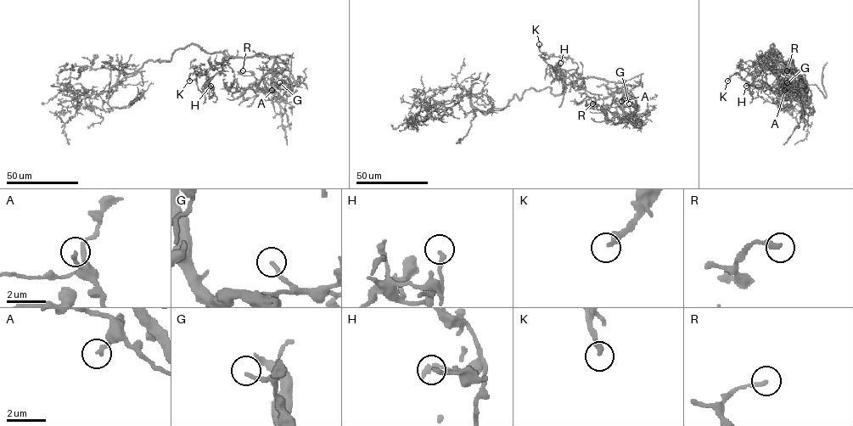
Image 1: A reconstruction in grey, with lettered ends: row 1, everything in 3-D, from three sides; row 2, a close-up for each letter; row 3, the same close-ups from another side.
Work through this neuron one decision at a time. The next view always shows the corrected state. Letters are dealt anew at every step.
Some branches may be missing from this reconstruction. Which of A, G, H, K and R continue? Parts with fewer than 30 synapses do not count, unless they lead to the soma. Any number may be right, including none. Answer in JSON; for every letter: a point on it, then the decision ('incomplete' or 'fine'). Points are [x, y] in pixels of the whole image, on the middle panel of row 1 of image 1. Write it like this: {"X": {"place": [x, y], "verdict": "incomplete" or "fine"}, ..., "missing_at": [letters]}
{"A": {"place": [621, 101], "verdict": "fine"}, "G": {"place": [629, 103], "verdict": "fine"}, "H": {"place": [560, 63], "verdict": "fine"}, "K": {"place": [539, 44], "verdict": "fine"}, "R": {"place": [592, 103], "verdict": "fine"}, "missing_at": []}

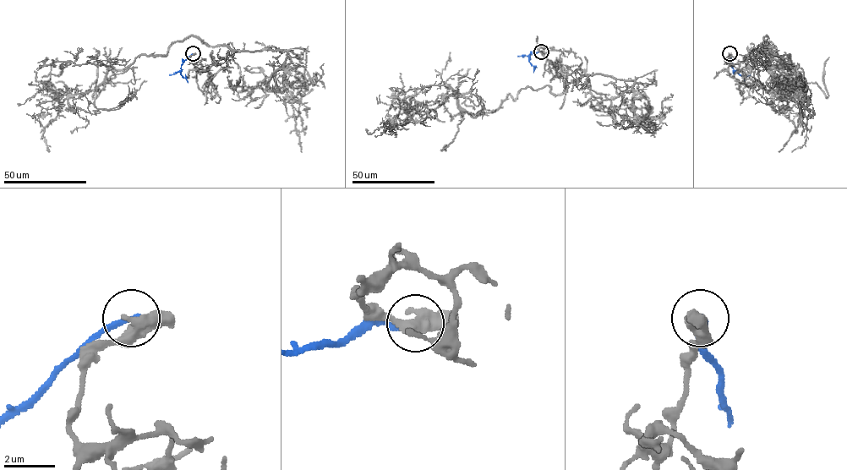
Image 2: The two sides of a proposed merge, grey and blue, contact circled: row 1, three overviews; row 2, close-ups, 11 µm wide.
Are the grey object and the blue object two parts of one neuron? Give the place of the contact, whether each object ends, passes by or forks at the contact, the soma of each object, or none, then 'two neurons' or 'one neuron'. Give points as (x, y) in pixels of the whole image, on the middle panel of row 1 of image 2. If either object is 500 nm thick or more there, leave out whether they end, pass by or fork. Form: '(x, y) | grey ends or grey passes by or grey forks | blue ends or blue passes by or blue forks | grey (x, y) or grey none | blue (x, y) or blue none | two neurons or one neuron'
(541, 51) | grey none | blue none | two neurons

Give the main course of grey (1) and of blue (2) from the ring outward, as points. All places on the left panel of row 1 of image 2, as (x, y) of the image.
1: (193, 53), (212, 74), (233, 55), (194, 36), (139, 55), (101, 90), (64, 100), (45, 128), (50, 151)
2: (193, 53), (181, 66), (181, 74), (183, 77), (185, 74)

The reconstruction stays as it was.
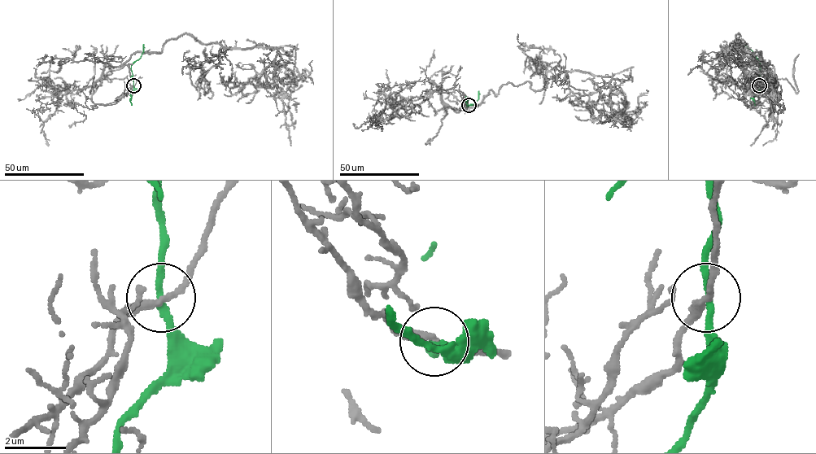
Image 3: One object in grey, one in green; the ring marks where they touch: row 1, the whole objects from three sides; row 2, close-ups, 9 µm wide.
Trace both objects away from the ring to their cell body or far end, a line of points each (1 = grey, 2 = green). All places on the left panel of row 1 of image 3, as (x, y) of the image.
1: (133, 85), (112, 102), (92, 100), (109, 72), (183, 34), (276, 48), (273, 84), (291, 146)
2: (133, 85), (131, 65), (141, 56), (144, 45)

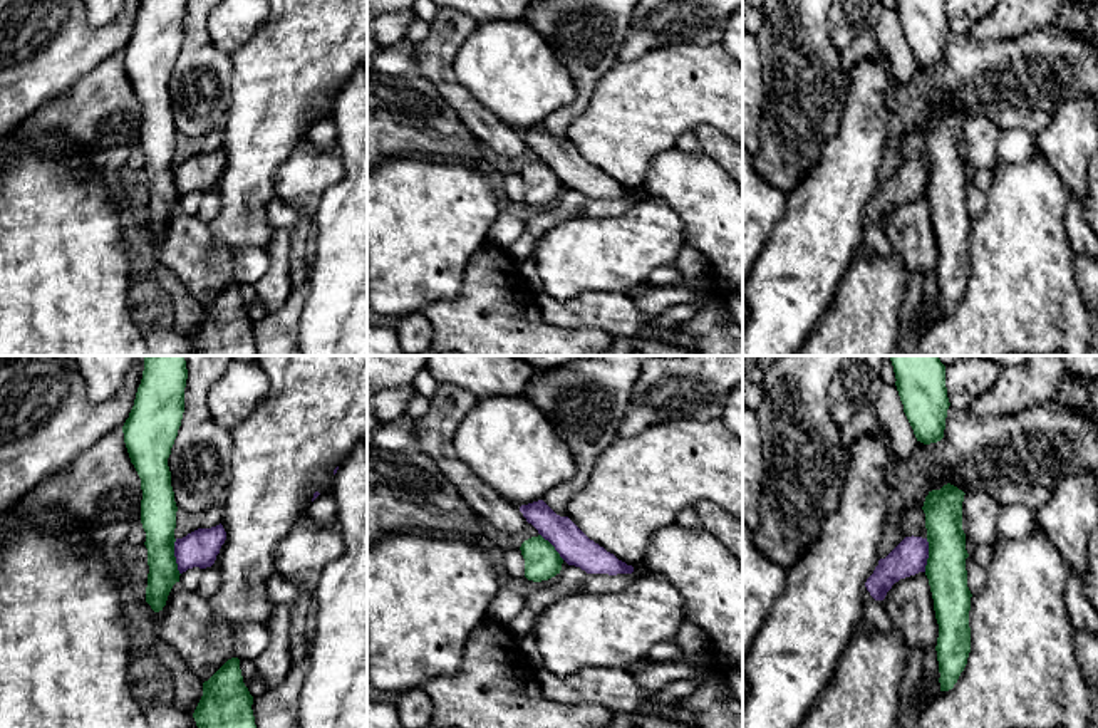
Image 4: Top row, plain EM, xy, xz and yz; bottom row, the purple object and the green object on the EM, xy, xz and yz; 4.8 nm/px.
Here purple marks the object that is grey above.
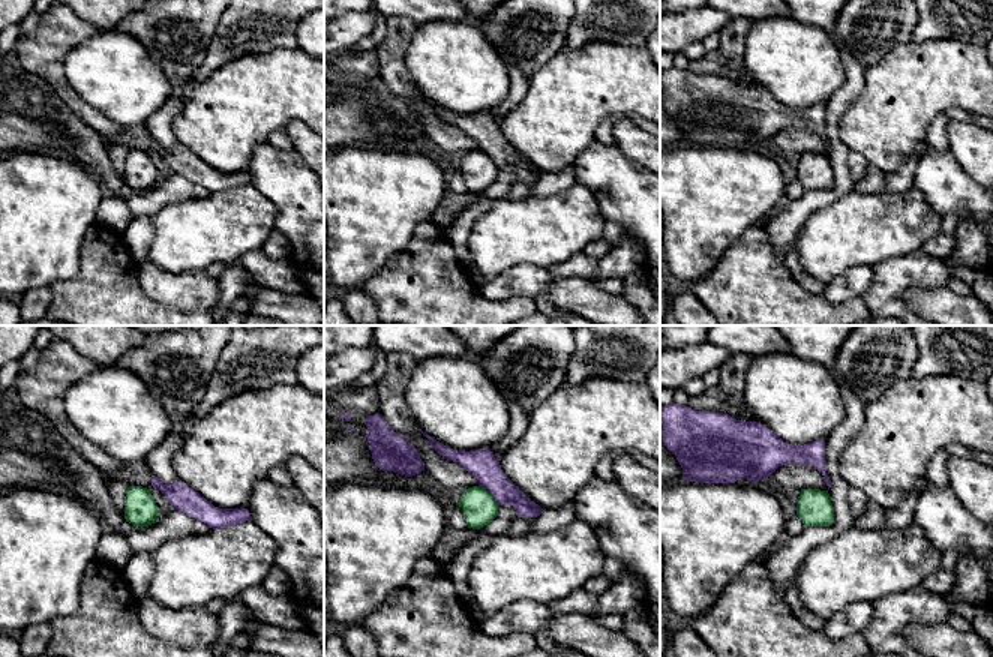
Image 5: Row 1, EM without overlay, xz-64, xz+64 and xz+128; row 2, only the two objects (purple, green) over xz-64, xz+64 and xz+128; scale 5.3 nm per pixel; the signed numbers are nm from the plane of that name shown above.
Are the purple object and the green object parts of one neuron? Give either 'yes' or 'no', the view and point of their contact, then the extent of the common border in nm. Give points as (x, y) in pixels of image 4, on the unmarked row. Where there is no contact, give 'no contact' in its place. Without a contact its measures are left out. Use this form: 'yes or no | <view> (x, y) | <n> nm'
no | xy (175, 180) | 180 nm

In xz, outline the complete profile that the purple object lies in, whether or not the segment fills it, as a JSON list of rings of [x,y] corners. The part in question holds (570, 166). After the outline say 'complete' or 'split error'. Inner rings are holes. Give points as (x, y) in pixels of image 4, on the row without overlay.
[[[543,124],[521,129],[520,136],[560,181],[587,198],[632,198],[634,191],[590,164],[568,141],[557,139]]]; complete

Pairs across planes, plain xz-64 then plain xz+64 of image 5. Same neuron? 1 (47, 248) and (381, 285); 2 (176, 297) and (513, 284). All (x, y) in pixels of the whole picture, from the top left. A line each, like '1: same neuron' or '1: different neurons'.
1: different neurons
2: same neuron

